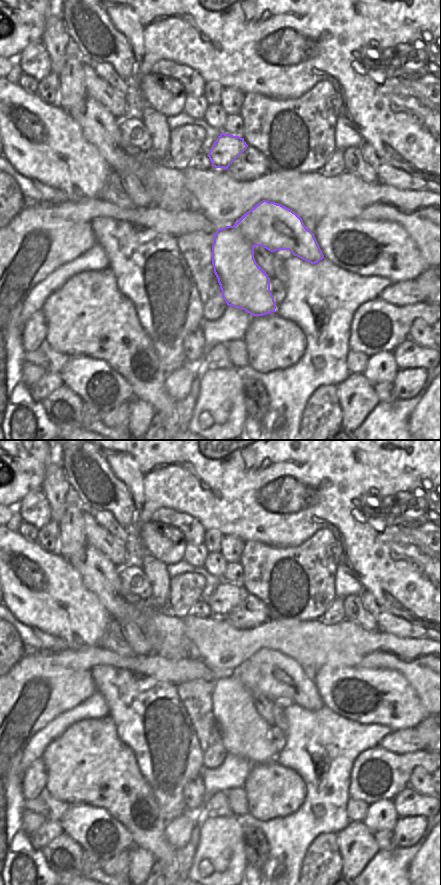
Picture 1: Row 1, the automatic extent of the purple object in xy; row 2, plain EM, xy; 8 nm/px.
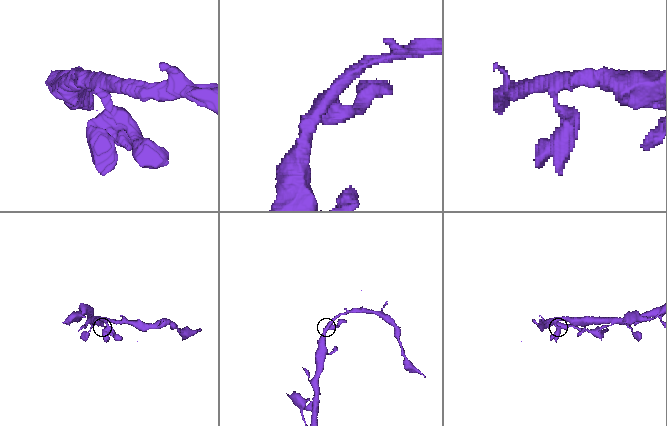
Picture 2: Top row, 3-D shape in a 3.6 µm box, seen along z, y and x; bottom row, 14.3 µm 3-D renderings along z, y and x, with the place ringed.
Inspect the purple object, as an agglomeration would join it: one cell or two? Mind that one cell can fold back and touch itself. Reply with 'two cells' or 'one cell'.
one cell

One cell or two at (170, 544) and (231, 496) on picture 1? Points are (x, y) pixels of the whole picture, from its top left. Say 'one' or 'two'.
two

